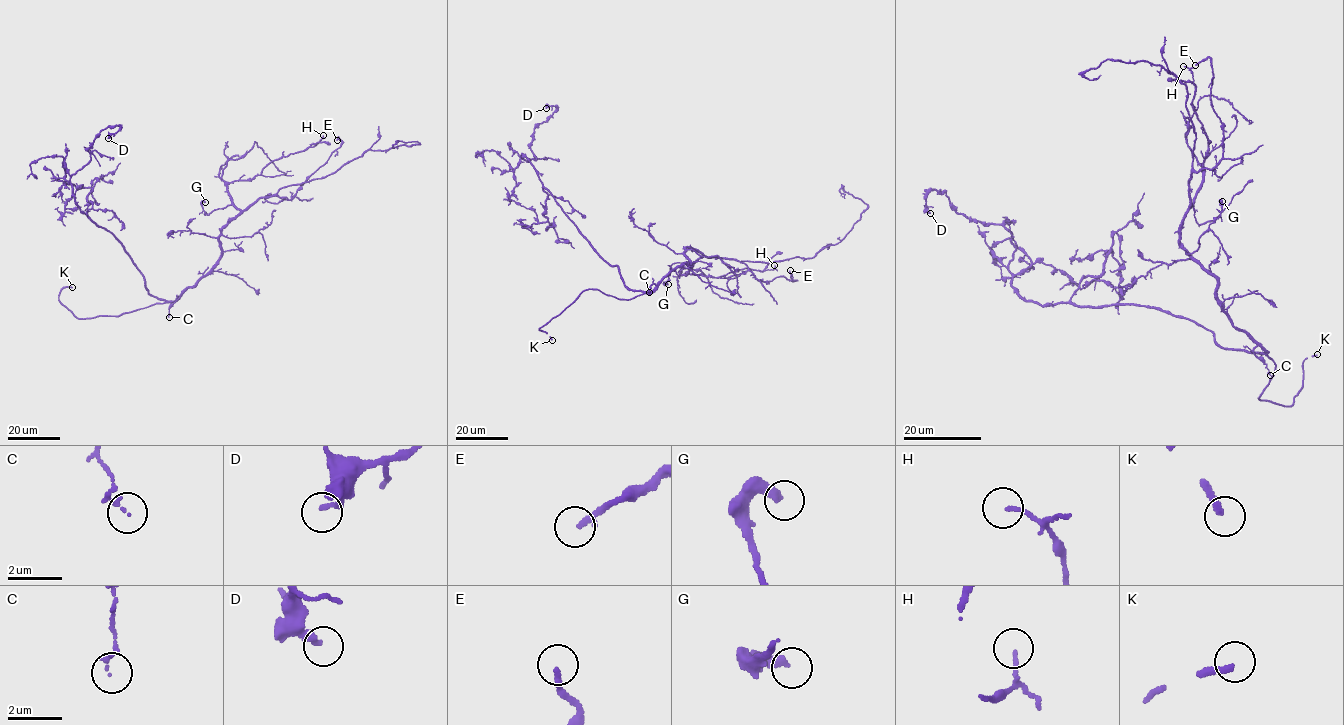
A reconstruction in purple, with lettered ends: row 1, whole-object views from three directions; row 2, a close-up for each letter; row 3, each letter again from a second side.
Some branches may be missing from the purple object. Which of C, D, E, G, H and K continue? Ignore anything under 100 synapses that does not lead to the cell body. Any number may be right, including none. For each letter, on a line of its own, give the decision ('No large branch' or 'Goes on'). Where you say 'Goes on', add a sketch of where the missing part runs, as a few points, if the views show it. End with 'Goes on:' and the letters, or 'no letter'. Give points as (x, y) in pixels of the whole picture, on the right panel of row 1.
C: No large branch
D: No large branch
E: No large branch
G: No large branch
H: No large branch
K: Goes on. Course of what is missing: (1317, 354), (1334, 341), (1335, 331)
Goes on: K

